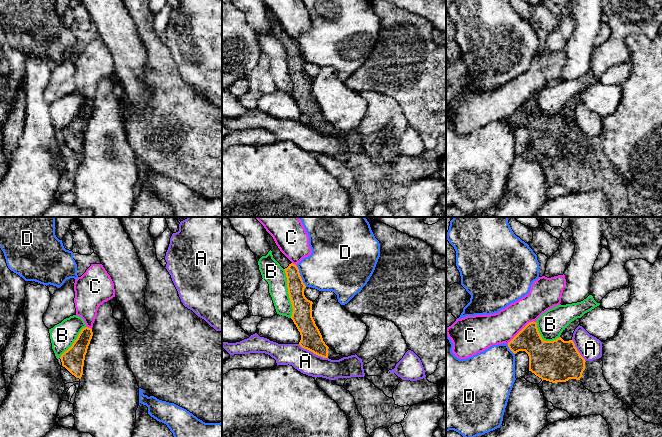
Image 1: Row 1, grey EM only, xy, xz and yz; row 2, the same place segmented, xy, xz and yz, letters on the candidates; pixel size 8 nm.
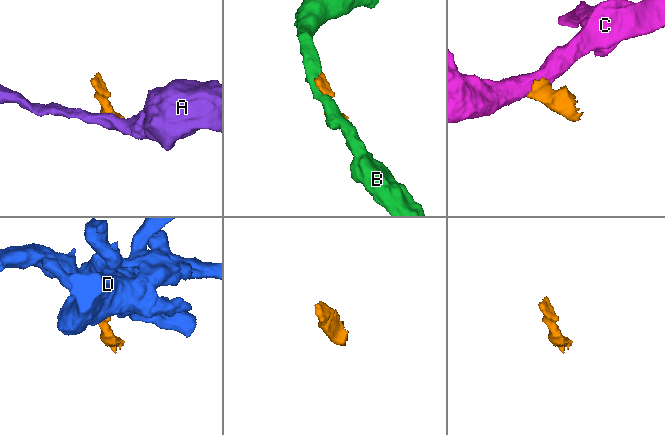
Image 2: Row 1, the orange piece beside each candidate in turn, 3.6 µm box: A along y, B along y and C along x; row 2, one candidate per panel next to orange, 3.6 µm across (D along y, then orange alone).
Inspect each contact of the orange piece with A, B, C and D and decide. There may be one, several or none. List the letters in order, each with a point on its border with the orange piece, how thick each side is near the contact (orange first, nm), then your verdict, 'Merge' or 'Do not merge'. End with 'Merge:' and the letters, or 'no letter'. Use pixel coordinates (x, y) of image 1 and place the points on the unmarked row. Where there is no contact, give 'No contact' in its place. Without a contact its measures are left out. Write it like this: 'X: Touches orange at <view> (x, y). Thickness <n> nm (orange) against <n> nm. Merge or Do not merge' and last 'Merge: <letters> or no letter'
A: Touches orange at xz (313, 128). Thickness 180 nm (orange) against 190 nm. Do not merge
B: Touches orange at xz (288, 69). Thickness 160 nm (orange) against 170 nm. Do not merge
C: Touches orange at yz (522, 105). Thickness 220 nm (orange) against 240 nm. Do not merge
D: Touches orange at xz (300, 52). Thickness 160 nm (orange) against 360 nm. Do not merge
Merge: no letter

